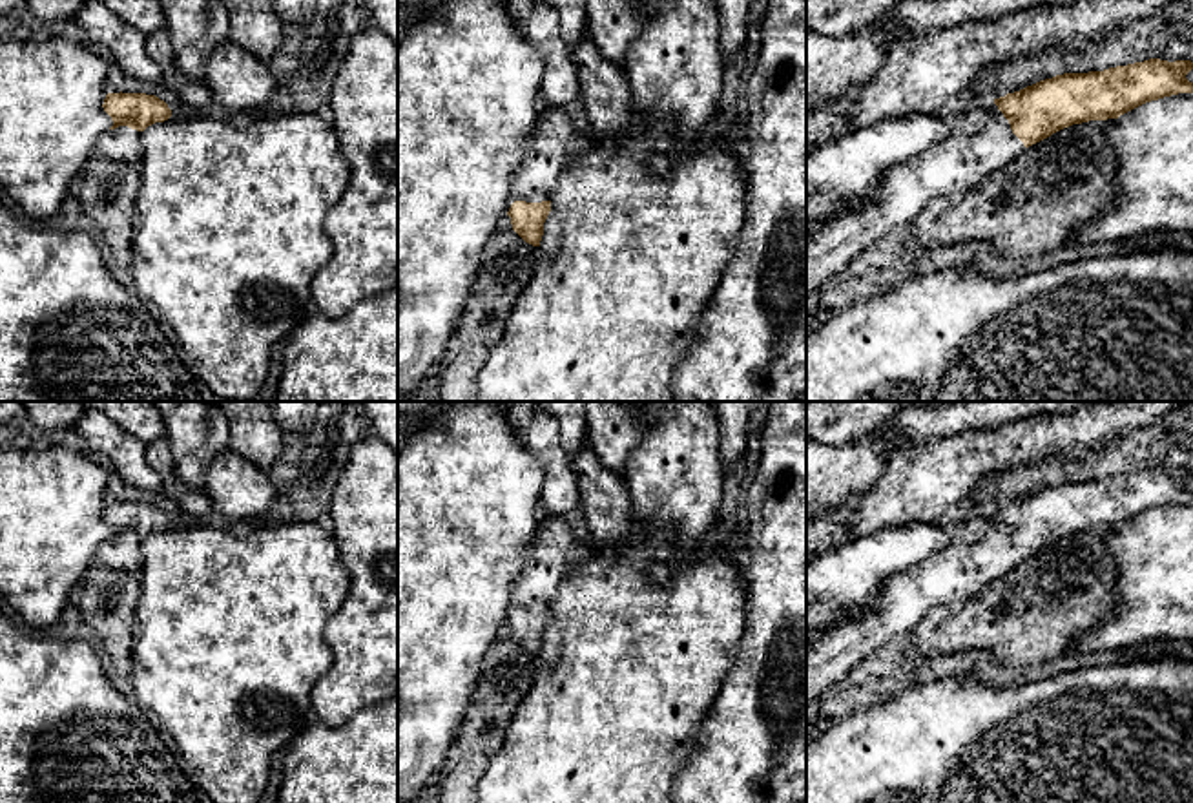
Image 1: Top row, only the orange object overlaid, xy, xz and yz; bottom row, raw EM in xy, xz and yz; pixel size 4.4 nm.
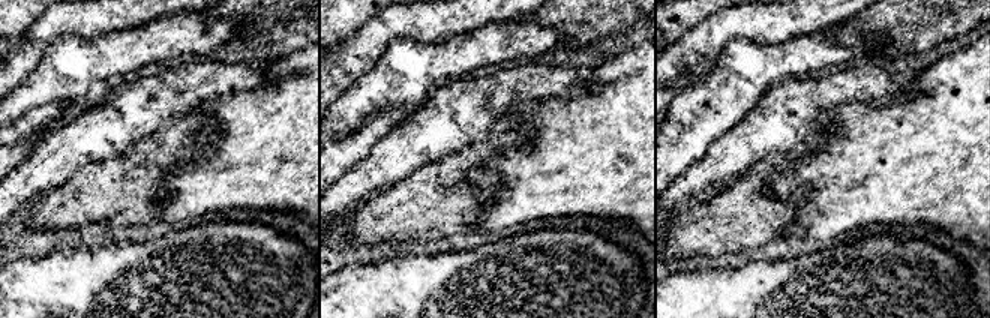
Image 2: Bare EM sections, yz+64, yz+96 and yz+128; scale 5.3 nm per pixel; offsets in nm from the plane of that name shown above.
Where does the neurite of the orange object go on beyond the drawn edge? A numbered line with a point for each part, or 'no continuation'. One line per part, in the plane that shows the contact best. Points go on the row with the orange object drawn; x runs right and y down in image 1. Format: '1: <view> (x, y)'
1: xz (546, 154)

